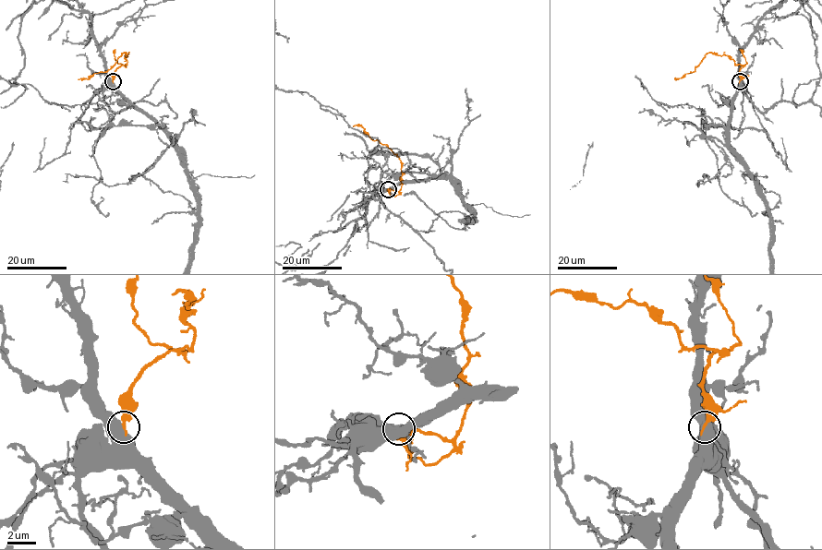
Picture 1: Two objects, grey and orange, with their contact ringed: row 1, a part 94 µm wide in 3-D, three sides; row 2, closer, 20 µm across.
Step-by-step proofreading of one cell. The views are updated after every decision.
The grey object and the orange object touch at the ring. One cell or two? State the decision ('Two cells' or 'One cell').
Two cells

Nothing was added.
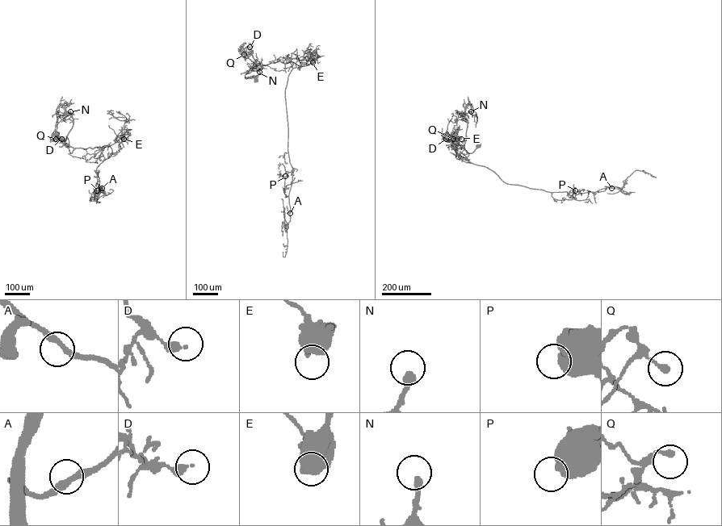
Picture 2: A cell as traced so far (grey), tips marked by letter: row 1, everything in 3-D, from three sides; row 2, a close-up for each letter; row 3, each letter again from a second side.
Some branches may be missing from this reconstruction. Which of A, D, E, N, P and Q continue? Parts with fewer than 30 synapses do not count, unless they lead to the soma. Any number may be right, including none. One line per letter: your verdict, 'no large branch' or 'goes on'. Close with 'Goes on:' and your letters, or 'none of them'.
A: no large branch
D: no large branch
E: no large branch
N: no large branch
P: no large branch
Q: no large branch
Goes on: none of them

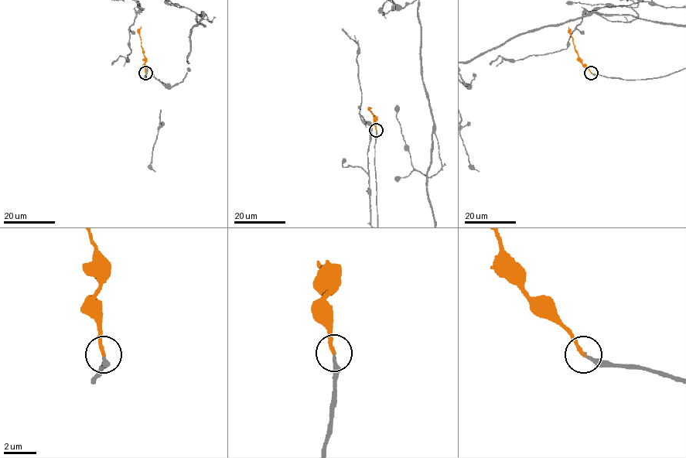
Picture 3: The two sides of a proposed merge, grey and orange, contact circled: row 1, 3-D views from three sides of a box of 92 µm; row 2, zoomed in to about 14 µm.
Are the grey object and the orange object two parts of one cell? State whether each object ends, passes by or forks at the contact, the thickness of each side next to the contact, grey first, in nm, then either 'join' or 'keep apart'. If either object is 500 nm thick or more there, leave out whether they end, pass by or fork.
grey ends there; orange ends there; 200 nm thick on the grey side, 220 nm on the other; join

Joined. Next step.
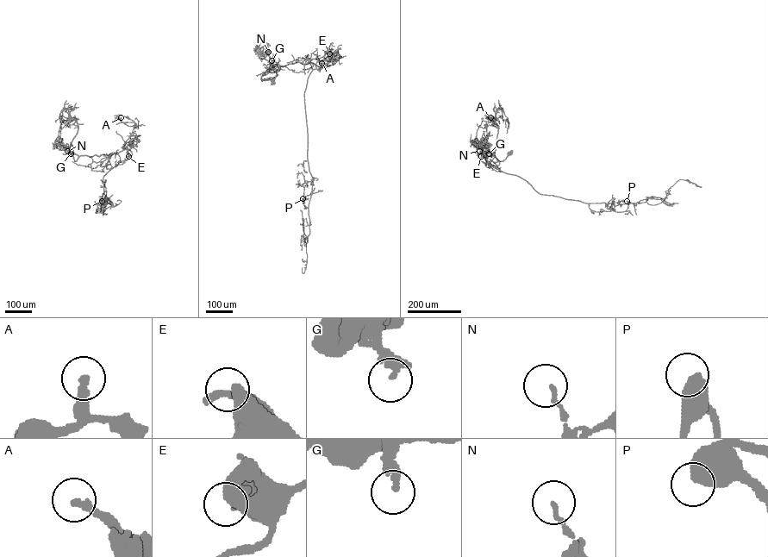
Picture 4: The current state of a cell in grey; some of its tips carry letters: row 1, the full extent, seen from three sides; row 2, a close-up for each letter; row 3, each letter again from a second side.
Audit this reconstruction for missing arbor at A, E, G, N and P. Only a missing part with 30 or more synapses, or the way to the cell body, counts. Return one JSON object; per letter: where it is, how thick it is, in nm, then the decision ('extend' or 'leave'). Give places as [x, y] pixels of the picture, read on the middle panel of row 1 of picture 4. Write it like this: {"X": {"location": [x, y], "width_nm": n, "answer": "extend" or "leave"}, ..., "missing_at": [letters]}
{"A": {"location": [321, 63], "width_nm": 300, "answer": "extend"}, "E": {"location": [329, 53], "width_nm": 500, "answer": "leave"}, "G": {"location": [271, 60], "width_nm": 240, "answer": "leave"}, "N": {"location": [268, 52], "width_nm": 140, "answer": "leave"}, "P": {"location": [302, 198], "width_nm": 650, "answer": "leave"}, "missing_at": ["A"]}

